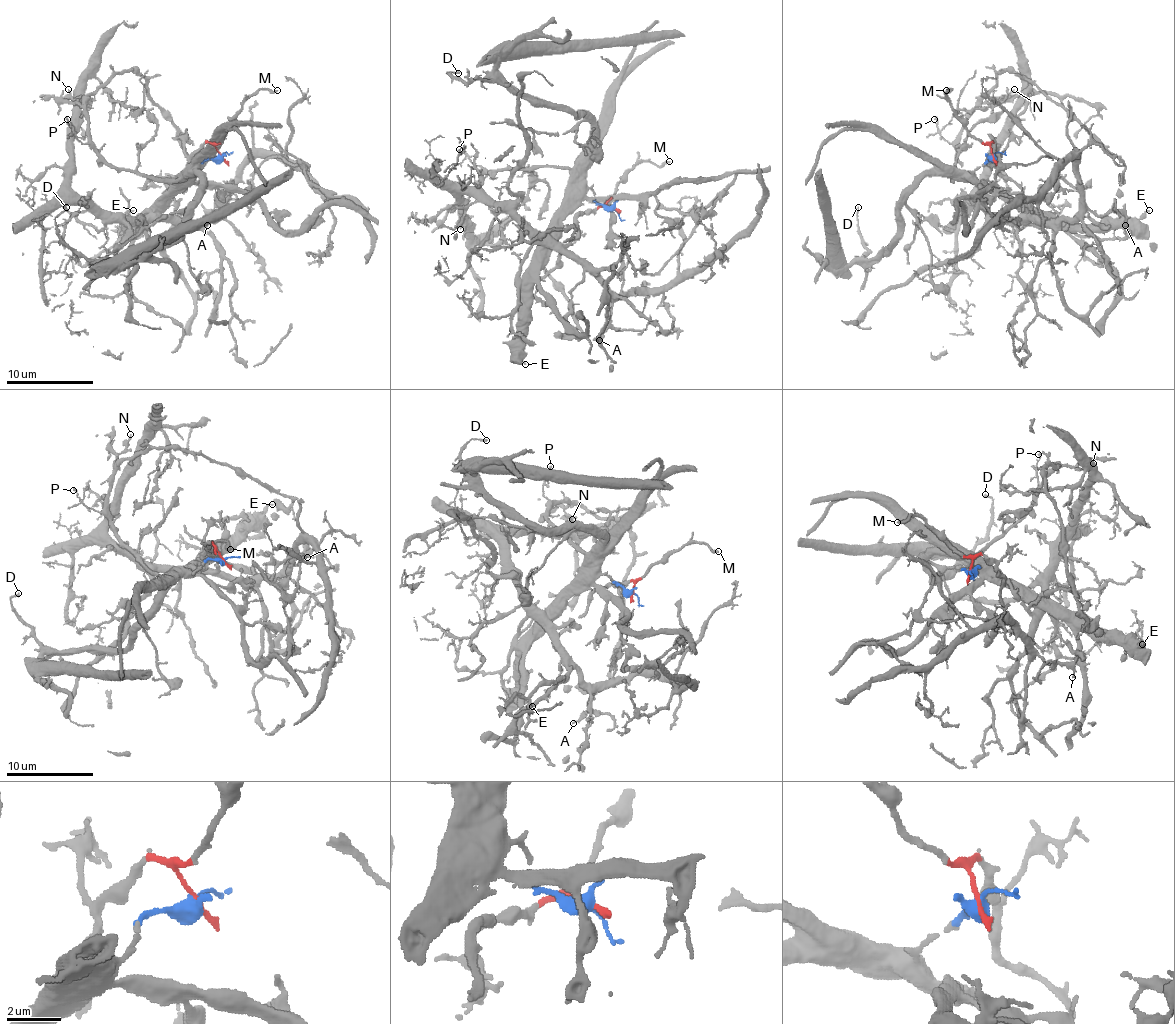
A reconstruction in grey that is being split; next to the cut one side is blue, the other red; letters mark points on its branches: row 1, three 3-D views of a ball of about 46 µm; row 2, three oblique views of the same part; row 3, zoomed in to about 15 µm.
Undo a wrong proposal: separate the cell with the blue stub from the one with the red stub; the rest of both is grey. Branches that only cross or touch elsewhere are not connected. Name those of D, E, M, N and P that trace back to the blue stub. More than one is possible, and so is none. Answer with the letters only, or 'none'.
D, E, N, P

